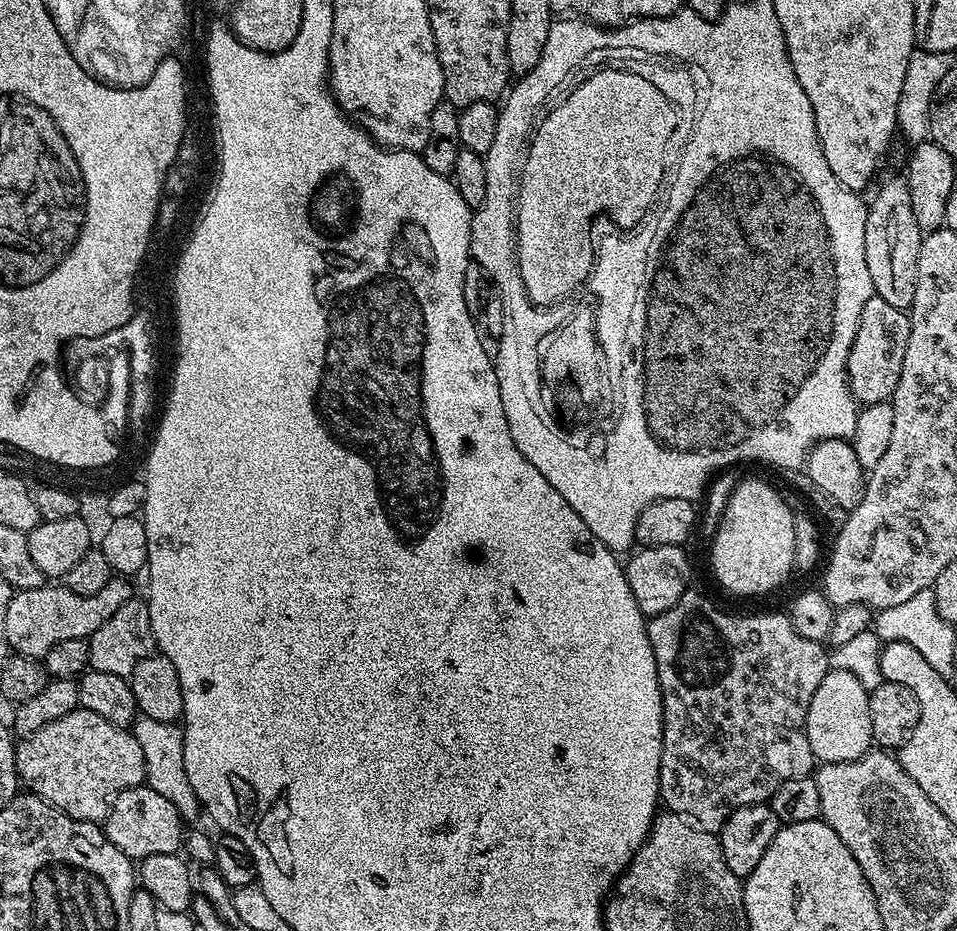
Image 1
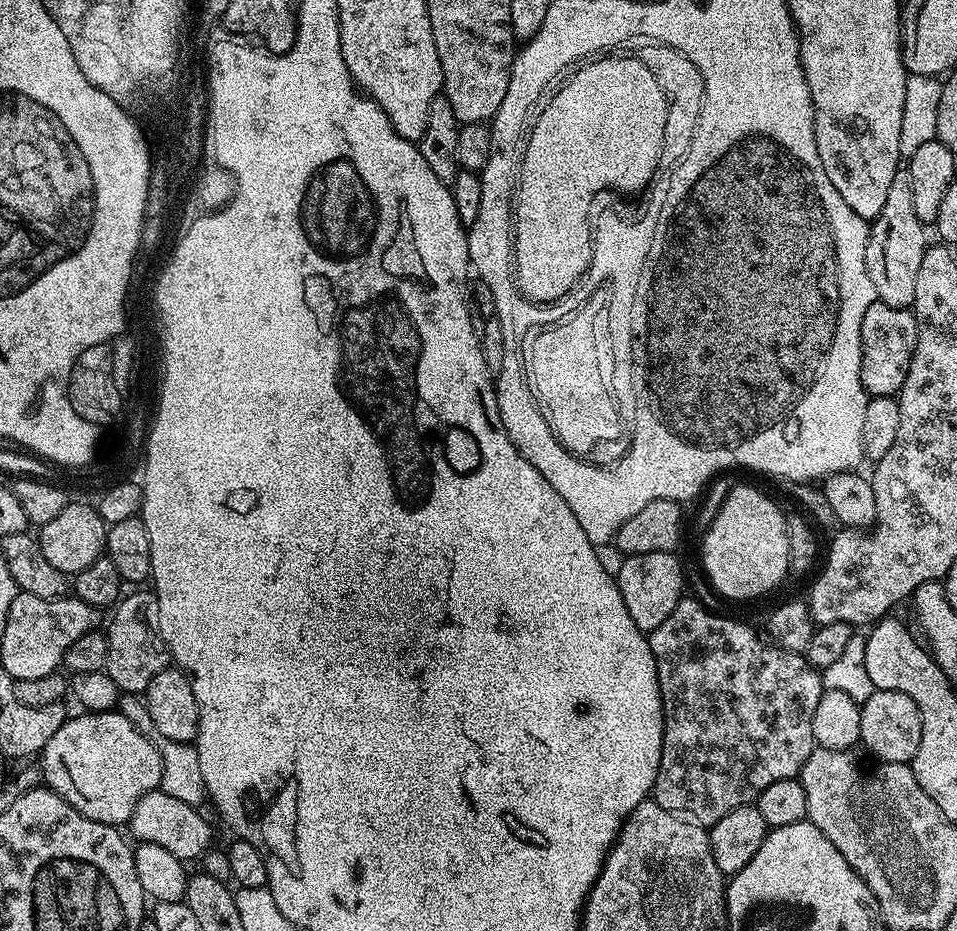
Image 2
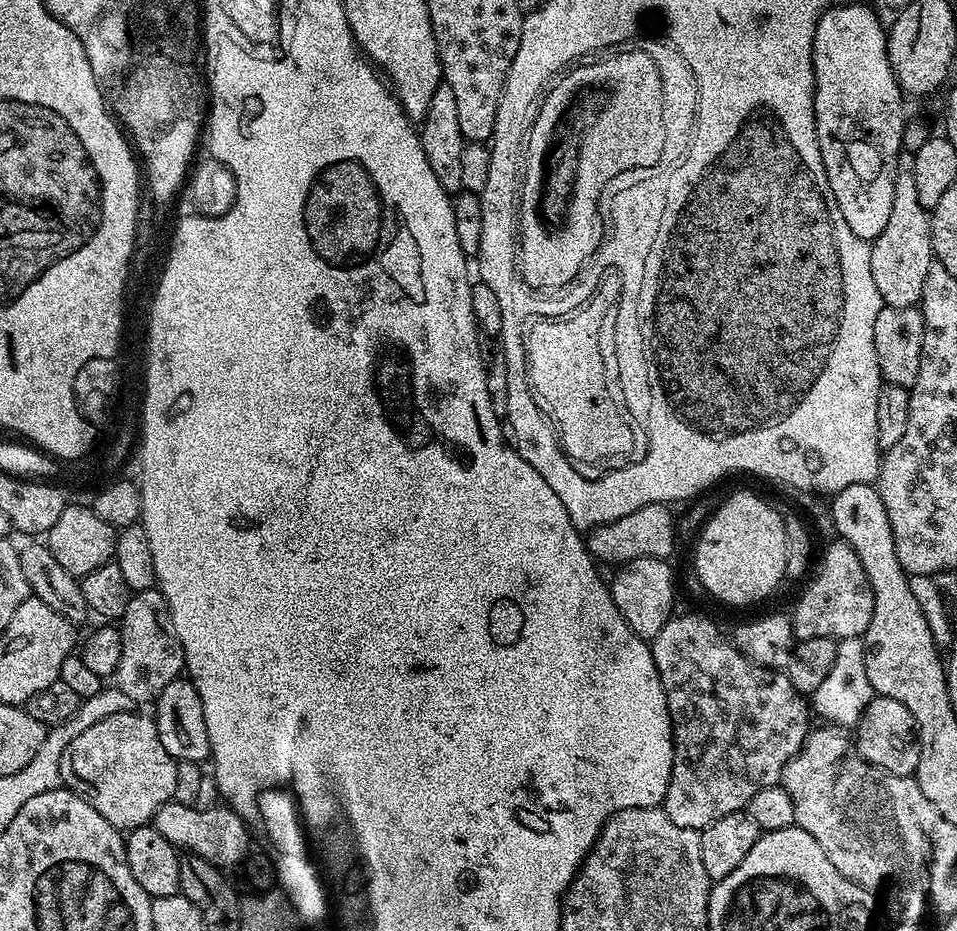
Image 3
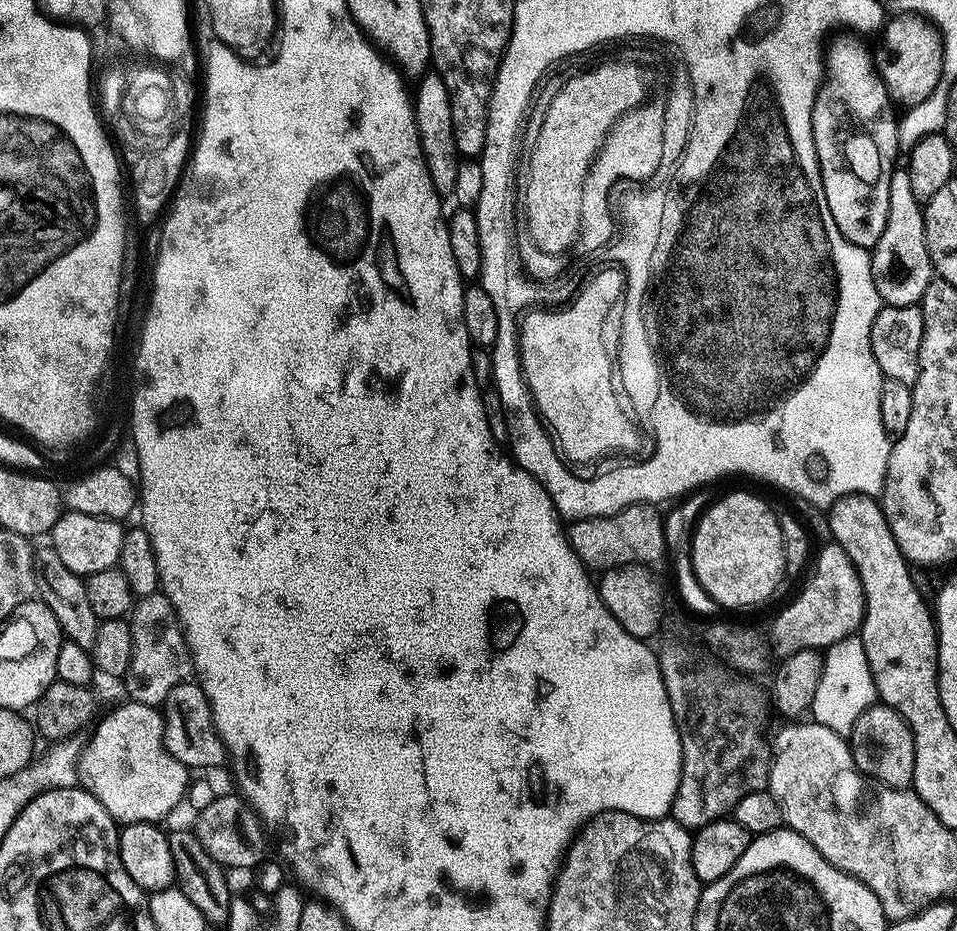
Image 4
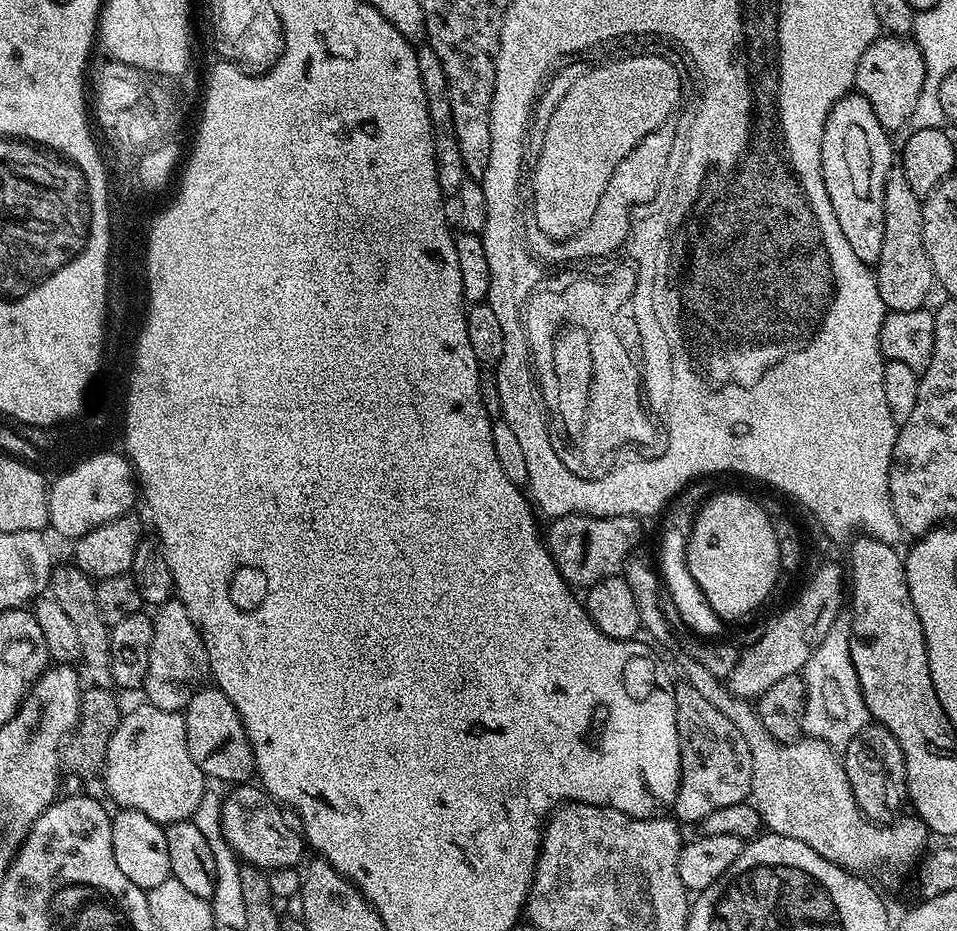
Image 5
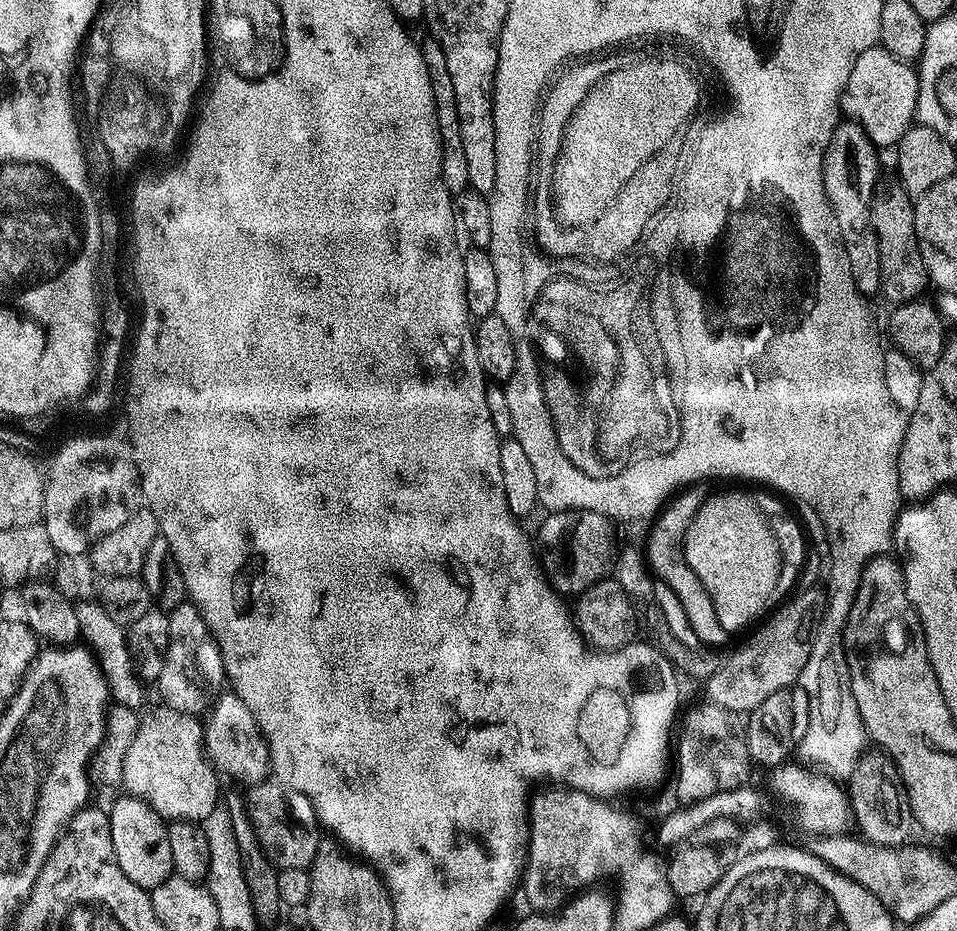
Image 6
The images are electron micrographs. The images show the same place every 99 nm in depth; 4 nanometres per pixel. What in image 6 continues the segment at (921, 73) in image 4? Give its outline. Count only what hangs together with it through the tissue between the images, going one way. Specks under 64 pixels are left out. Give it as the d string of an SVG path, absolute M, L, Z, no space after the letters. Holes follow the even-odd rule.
M883 46L867 48L854 62L854 70L850 70L848 85L840 98L840 106L843 115L849 116L849 121L859 125L864 136L877 149L891 149L900 143L906 129L913 127L918 88L917 69L911 63L899 60Z

